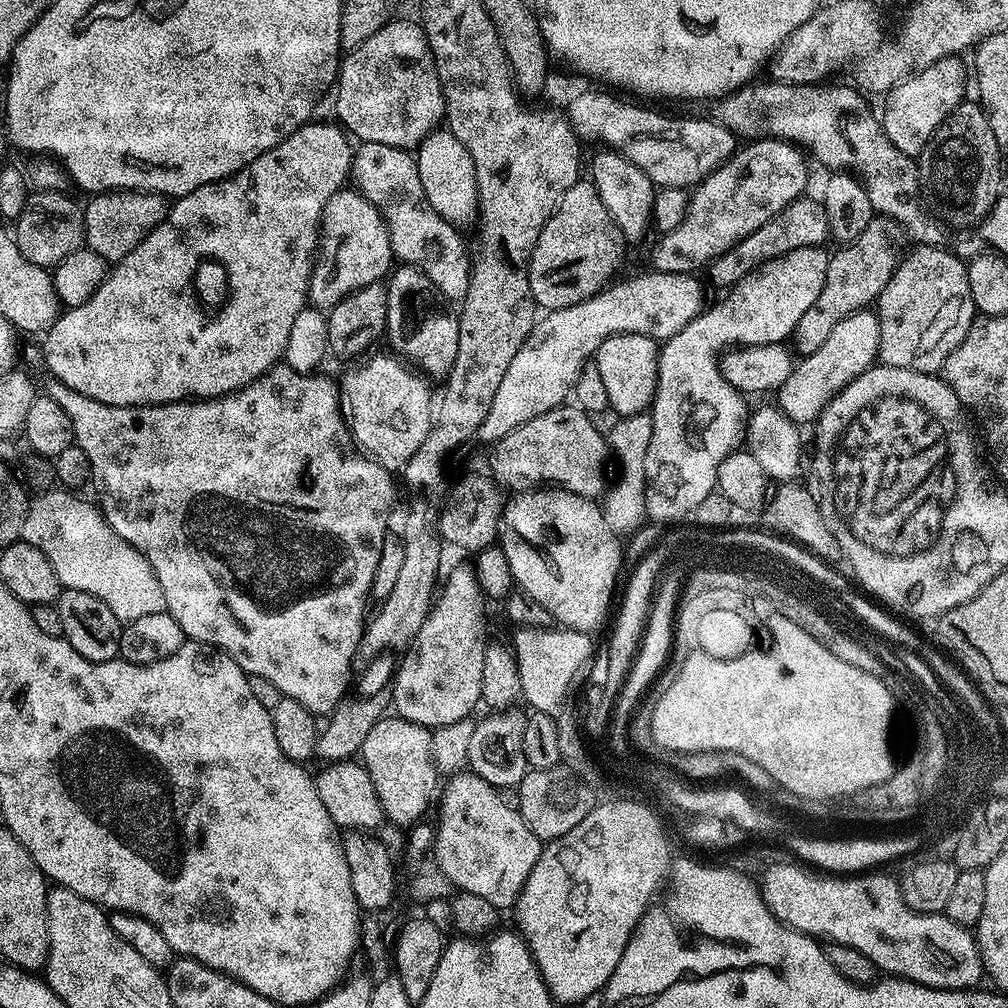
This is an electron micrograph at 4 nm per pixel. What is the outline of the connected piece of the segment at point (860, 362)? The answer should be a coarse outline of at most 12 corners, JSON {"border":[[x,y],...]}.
{"border":[[842,318],[778,389],[798,426],[877,363],[880,318]]}

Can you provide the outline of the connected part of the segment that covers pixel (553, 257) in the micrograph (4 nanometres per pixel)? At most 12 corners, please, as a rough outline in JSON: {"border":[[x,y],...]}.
{"border":[[581,178],[538,234],[530,280],[614,276],[625,238]]}

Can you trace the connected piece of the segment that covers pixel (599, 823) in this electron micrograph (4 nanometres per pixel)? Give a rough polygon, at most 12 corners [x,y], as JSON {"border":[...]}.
{"border":[[636,804],[541,851],[515,927],[557,1005],[607,985],[661,891]]}

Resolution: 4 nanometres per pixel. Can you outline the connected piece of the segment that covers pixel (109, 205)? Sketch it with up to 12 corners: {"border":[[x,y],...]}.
{"border":[[102,192],[84,209],[84,243],[126,258],[168,216],[156,192]]}

